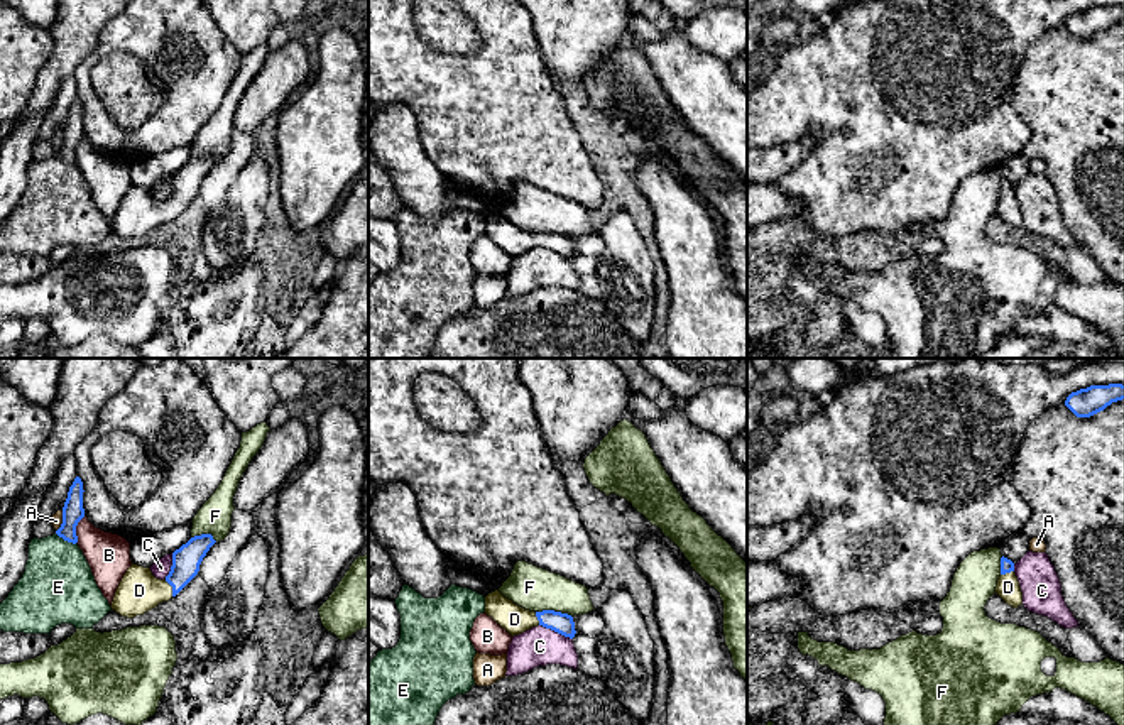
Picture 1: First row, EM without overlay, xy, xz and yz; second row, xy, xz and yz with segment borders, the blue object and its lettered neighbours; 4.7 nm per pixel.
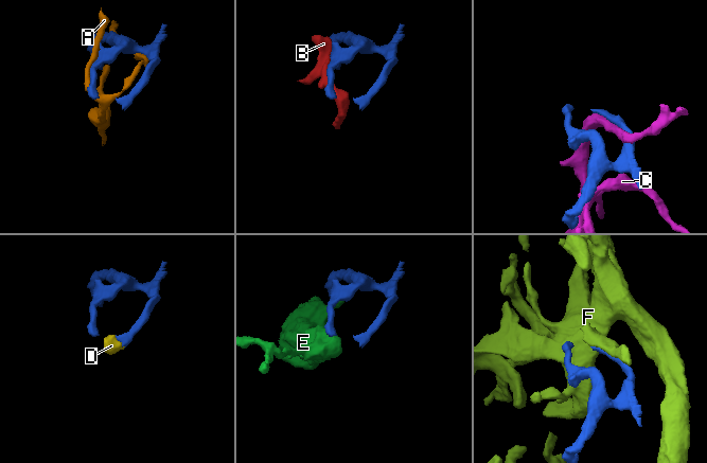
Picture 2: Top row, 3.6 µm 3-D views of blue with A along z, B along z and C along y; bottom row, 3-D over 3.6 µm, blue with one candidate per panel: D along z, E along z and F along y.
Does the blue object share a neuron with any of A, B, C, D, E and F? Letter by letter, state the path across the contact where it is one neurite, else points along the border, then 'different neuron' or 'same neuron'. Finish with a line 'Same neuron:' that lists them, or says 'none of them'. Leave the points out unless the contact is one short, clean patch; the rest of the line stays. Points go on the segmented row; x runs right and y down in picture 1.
A: different neuron
B: different neuron
C: different neuron
D: across xy (186, 560), (173, 588), (139, 590) | same neuron
E: different neuron
F: different neuron
Same neuron: D

